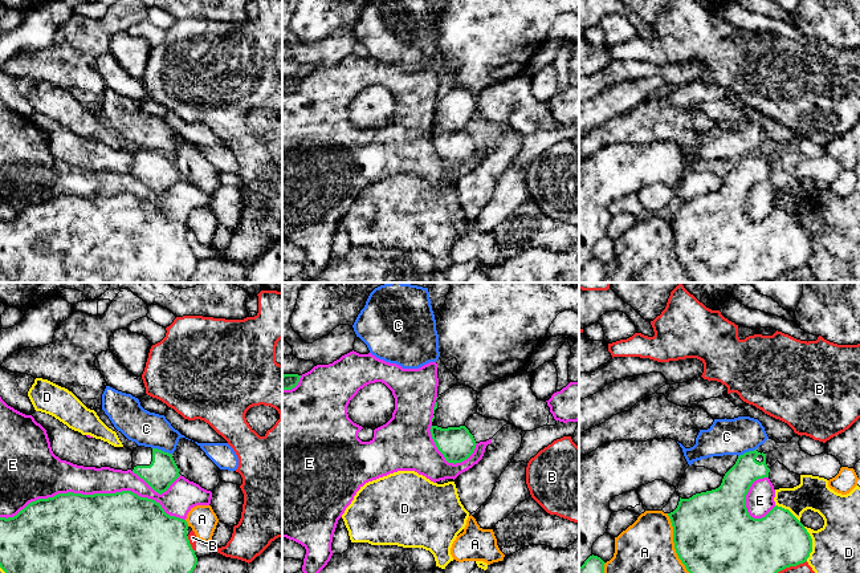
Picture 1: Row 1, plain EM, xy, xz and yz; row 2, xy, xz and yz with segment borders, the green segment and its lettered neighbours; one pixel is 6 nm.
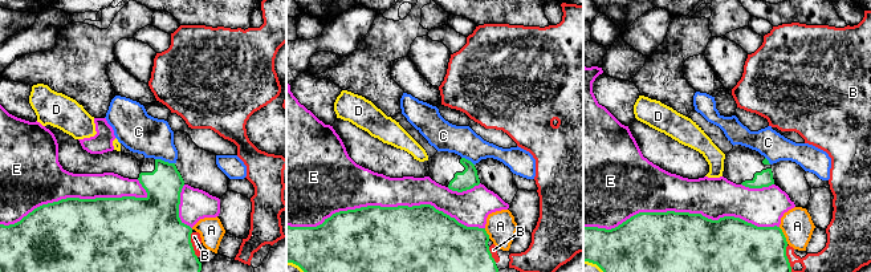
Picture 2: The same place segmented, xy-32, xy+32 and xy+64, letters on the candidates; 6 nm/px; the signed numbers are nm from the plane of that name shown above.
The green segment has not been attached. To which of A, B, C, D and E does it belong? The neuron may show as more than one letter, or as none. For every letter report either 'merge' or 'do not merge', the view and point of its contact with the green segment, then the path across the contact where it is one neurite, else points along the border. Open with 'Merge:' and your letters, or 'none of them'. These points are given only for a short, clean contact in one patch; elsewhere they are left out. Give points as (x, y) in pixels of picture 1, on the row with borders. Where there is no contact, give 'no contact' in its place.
Merge: none of them
A: do not merge | yz (673, 541)
B: do not merge | xy (190, 544)
C: do not merge | xy (161, 450)
D: do not merge | yz (811, 544)
E: do not merge | xy (94, 494)

